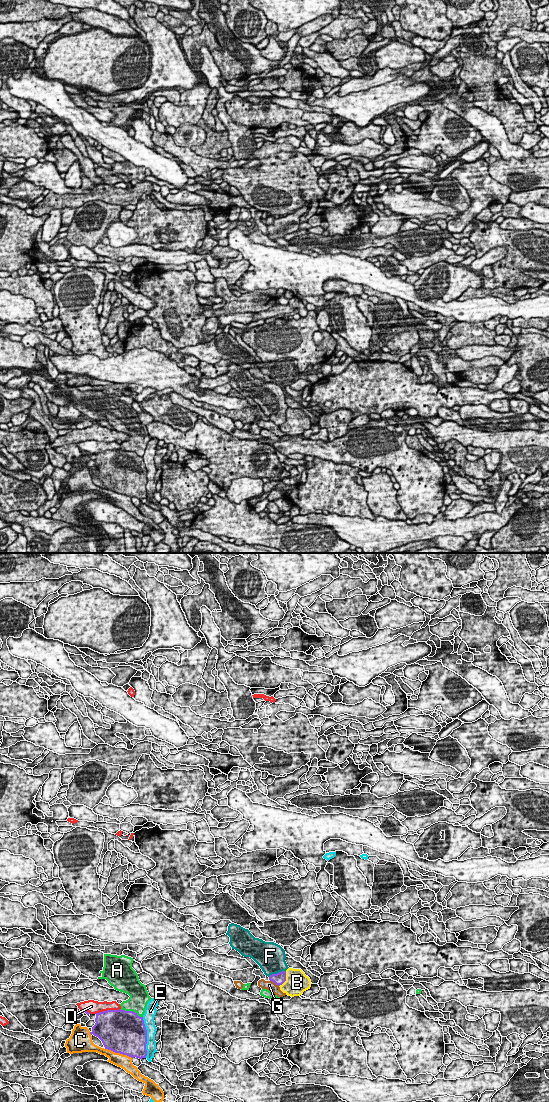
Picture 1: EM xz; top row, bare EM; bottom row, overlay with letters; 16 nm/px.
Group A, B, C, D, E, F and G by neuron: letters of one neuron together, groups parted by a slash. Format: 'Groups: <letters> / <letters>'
Groups: A / B / C / D / E / F / G

